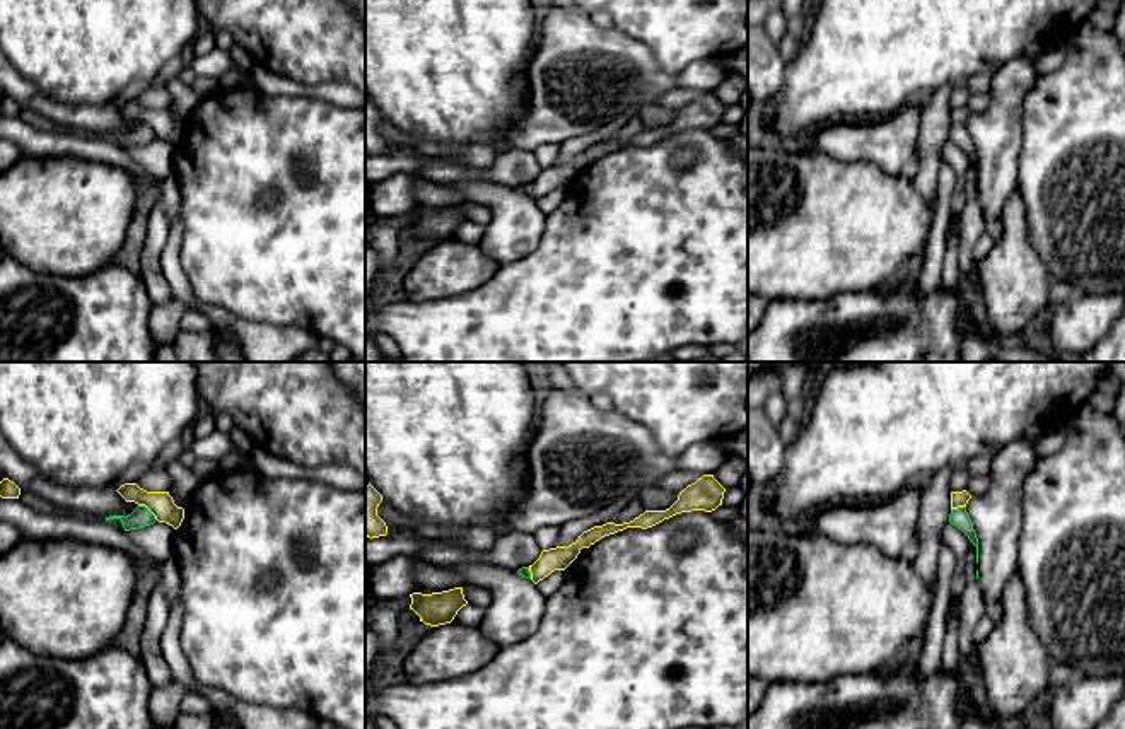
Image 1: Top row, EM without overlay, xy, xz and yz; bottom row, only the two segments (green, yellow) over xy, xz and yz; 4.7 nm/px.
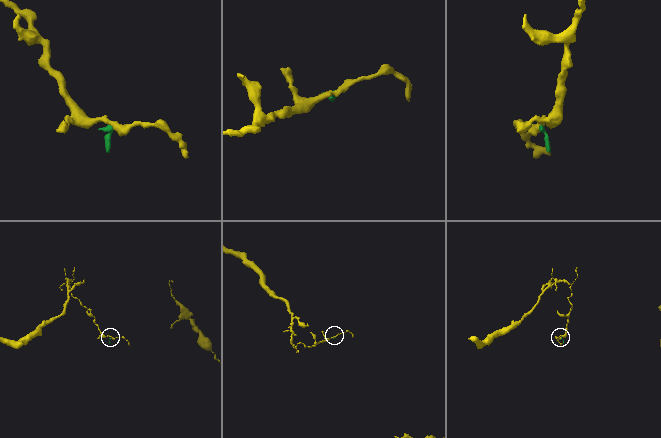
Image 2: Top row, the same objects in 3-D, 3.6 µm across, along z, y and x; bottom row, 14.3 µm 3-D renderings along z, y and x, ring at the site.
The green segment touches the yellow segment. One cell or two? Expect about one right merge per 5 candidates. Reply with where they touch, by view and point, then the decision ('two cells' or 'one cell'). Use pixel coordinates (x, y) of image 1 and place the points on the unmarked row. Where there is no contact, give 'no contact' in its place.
xy (149, 128) | two cells

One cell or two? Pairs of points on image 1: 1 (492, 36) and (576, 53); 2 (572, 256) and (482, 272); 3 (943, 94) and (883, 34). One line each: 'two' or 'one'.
1: two
2: two
3: two

